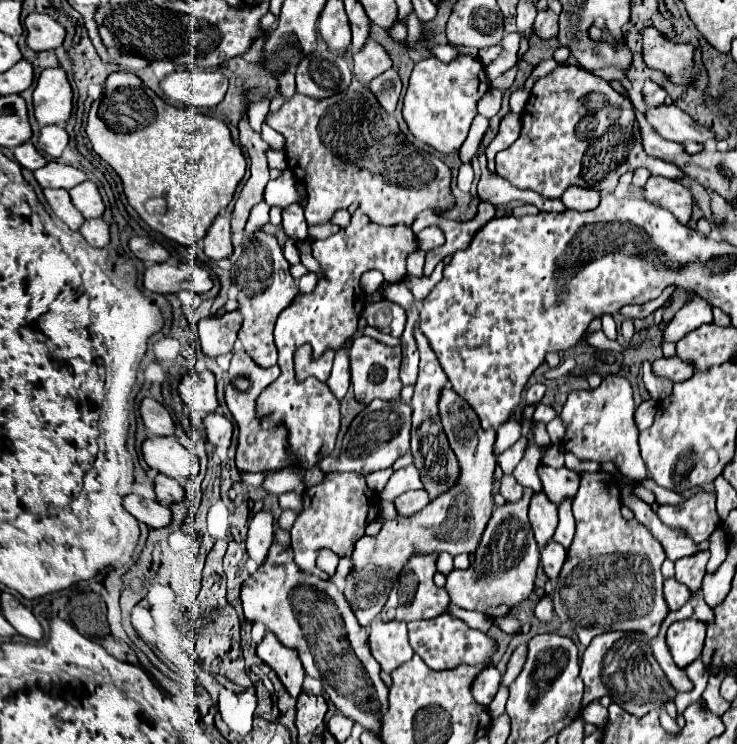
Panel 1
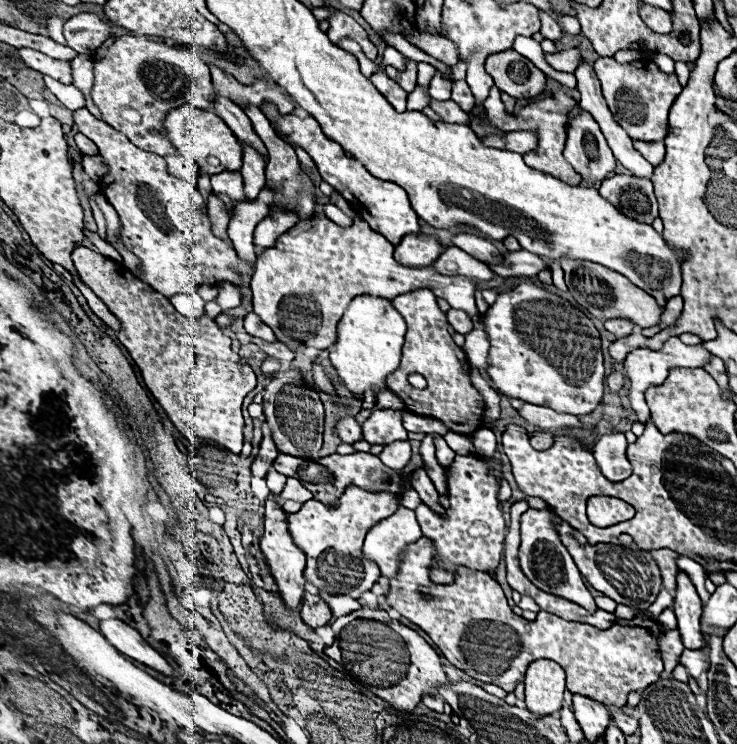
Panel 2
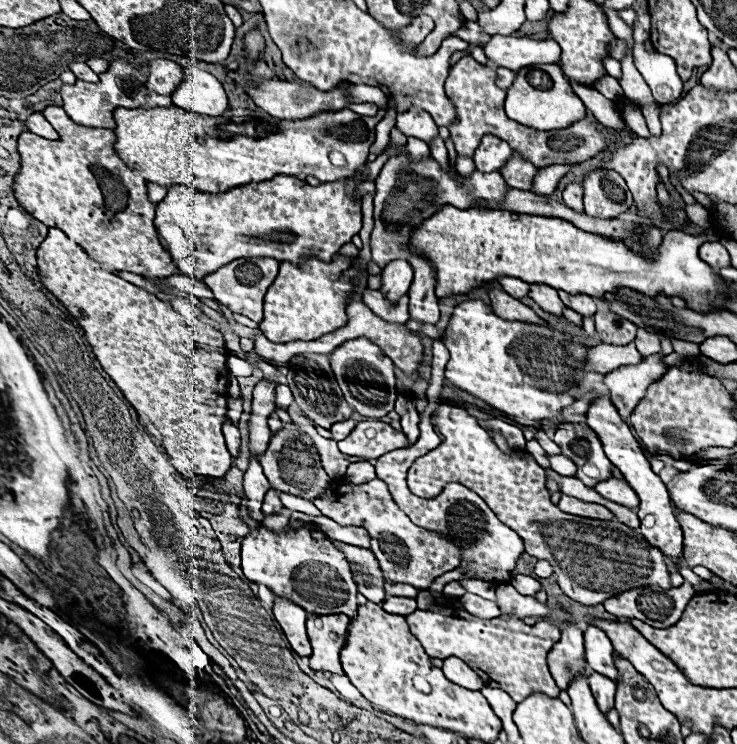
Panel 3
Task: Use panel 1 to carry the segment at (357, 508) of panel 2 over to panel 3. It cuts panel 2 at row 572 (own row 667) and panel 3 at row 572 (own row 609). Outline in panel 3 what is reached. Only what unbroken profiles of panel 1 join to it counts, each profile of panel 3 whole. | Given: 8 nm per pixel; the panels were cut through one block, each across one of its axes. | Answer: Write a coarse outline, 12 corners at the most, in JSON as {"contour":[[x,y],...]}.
{"contour":[[314,526],[242,540],[250,582],[308,614],[336,596],[302,596],[306,582],[356,594],[346,556]]}

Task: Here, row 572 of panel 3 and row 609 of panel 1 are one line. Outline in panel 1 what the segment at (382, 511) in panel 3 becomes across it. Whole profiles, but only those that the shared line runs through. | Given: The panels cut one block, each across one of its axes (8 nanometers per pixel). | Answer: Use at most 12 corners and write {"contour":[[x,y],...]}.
{"contour":[[414,552],[382,620],[422,620],[446,610],[434,584],[438,554]]}

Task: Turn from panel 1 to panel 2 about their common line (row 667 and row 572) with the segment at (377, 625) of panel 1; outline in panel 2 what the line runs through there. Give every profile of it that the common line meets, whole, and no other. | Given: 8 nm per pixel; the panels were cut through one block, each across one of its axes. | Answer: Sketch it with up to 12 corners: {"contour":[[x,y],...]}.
{"contour":[[400,506],[368,532],[362,556],[382,576],[398,574],[402,550],[422,532],[414,510]]}

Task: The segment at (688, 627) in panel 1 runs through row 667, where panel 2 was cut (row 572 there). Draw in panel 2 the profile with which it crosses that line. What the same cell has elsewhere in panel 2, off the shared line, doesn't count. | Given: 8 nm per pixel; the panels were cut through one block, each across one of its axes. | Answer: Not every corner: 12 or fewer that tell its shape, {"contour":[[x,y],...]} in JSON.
{"contour":[[686,572],[676,576],[674,612],[688,650],[702,648],[702,600]]}

